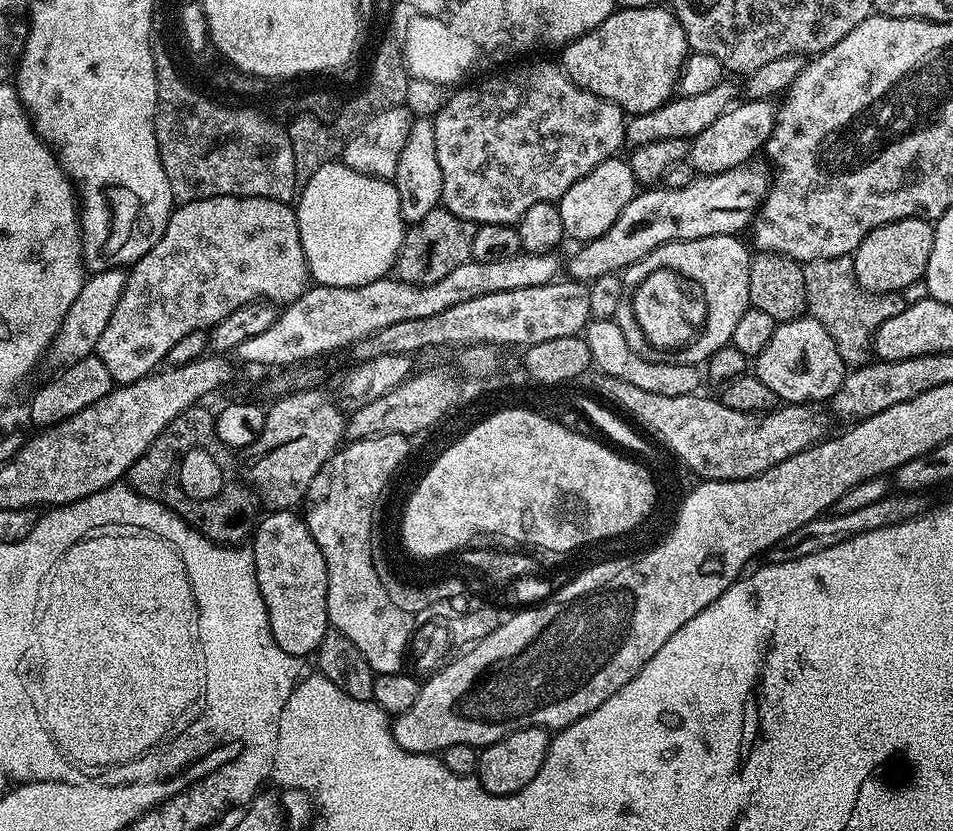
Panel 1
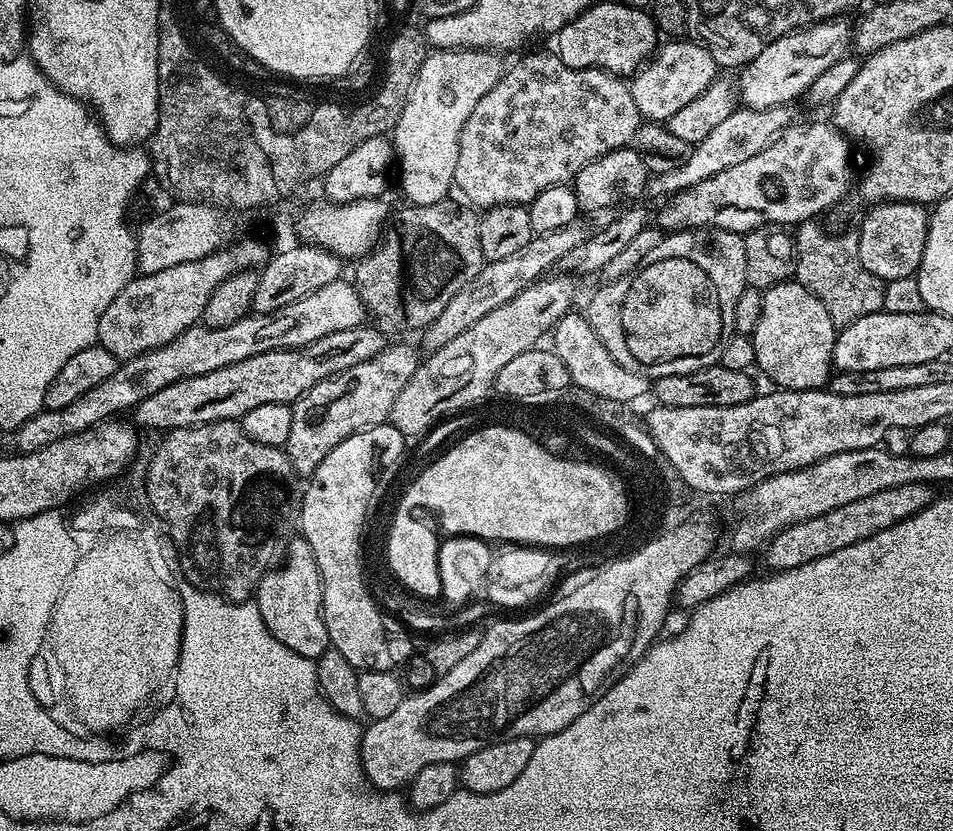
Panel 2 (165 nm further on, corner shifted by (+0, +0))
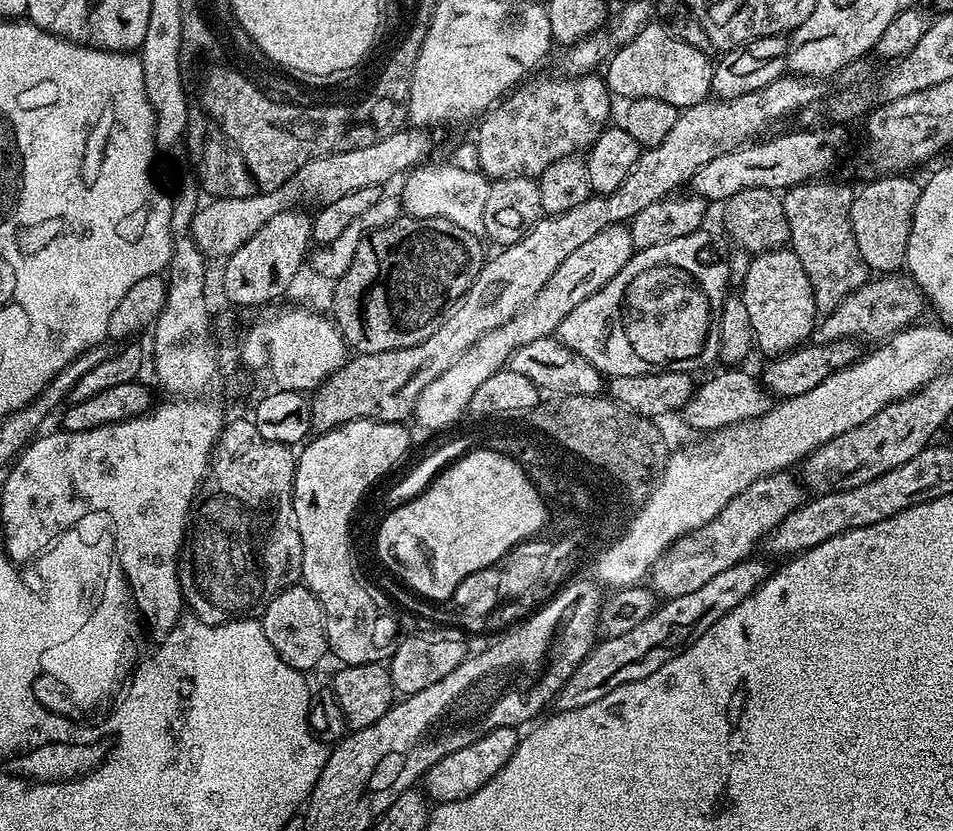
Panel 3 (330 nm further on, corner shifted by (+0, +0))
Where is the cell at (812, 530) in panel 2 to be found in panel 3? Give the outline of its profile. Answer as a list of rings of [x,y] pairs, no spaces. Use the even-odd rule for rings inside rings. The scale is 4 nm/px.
[[[749,558],[730,566],[730,570],[722,570],[722,574],[714,574],[710,582],[702,582],[699,590],[694,590],[691,594],[682,594],[673,600],[664,600],[656,607],[652,614],[644,622],[629,630],[626,634],[619,634],[617,637],[604,638],[597,643],[596,647],[588,657],[574,670],[574,674],[562,686],[562,690],[557,694],[554,704],[557,709],[569,712],[578,710],[582,706],[590,706],[590,702],[598,702],[610,690],[614,690],[623,684],[644,680],[654,670],[666,666],[670,658],[674,658],[718,618],[730,614],[734,606],[746,602],[754,590],[758,590],[764,585],[764,581],[770,575],[770,567],[764,560]]]

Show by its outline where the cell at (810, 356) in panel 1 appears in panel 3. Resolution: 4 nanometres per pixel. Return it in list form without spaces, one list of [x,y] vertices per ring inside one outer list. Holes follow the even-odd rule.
[[[791,247],[775,248],[773,252],[753,255],[750,270],[746,270],[746,282],[742,289],[746,311],[750,314],[750,326],[754,330],[755,347],[769,352],[775,358],[799,348],[813,335],[818,323],[814,302],[814,290],[802,262]]]

